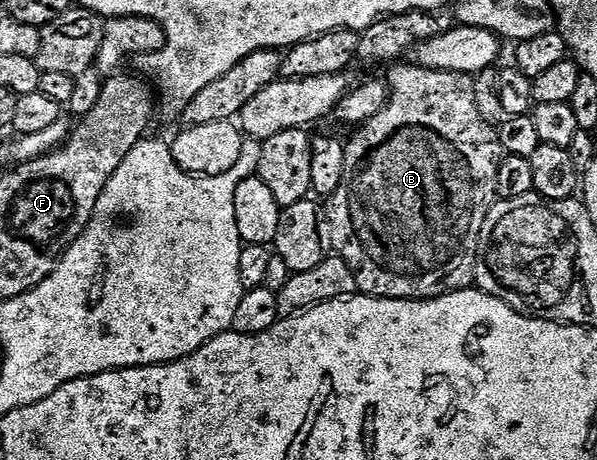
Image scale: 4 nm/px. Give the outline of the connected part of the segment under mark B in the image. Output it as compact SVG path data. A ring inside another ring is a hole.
M418 62L403 63L385 75L389 88L387 104L372 119L358 128L351 140L346 140L343 148L345 169L341 185L329 196L325 203L325 223L329 228L329 247L334 254L353 269L358 294L372 295L375 299L436 299L454 291L465 291L475 287L475 266L479 256L481 225L485 225L487 210L496 202L495 181L499 178L499 163L495 155L500 154L496 132L492 124L484 121L475 101L475 81L470 75L438 71L420 67Z

